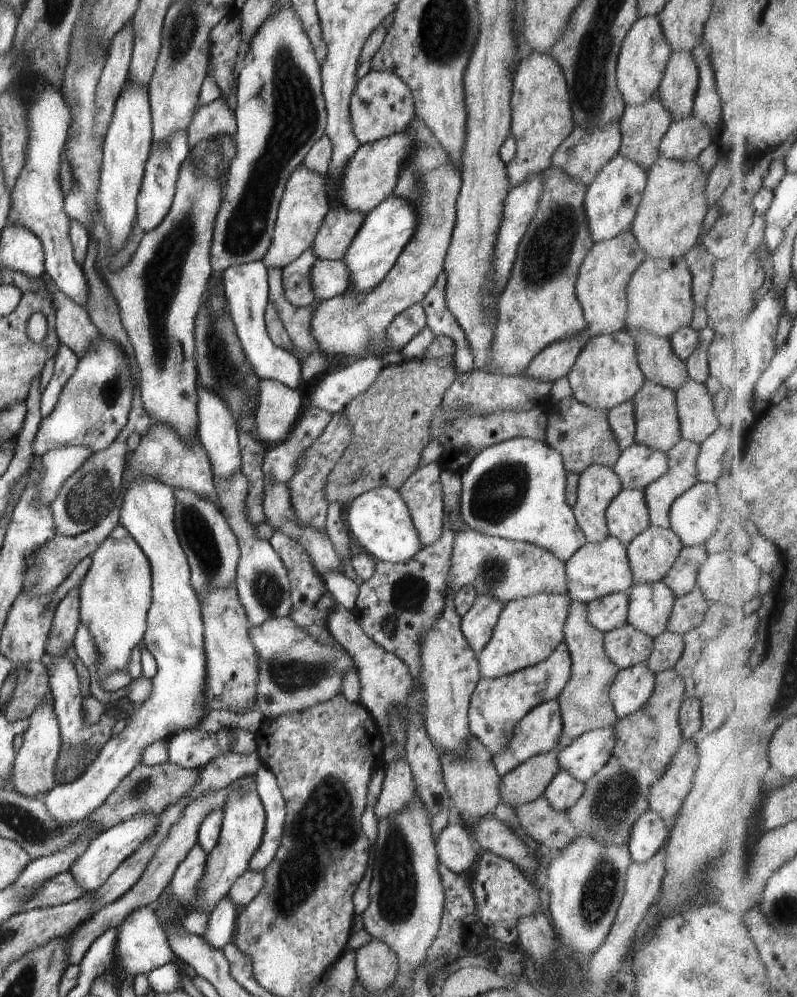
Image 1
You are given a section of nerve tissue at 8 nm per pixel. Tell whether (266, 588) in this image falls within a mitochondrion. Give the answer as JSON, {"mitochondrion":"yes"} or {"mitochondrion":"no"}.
{"mitochondrion":"yes"}

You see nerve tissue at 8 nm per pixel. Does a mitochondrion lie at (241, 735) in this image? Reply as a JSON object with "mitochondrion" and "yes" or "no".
{"mitochondrion":"no"}

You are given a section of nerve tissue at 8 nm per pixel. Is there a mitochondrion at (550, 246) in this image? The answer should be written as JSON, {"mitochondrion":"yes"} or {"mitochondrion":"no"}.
{"mitochondrion":"yes"}

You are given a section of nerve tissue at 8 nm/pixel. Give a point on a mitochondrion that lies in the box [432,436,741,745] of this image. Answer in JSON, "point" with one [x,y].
{"point":[497,494]}

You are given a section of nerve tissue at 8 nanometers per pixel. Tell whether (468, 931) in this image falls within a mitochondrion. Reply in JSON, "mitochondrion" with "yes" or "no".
{"mitochondrion":"no"}

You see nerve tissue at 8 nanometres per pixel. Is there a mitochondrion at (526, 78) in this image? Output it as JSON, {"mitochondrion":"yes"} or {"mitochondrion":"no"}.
{"mitochondrion":"no"}

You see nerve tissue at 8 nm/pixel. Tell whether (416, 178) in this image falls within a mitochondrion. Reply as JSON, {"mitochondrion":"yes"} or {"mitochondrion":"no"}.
{"mitochondrion":"yes"}

